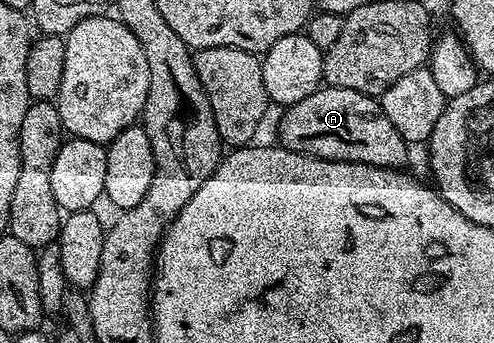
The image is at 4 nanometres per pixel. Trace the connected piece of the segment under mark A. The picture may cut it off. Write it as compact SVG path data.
M321 86L314 94L302 98L302 102L287 105L283 112L279 143L291 152L300 152L304 156L399 169L410 151L402 134L398 134L390 118L386 118L379 99L358 90Z

